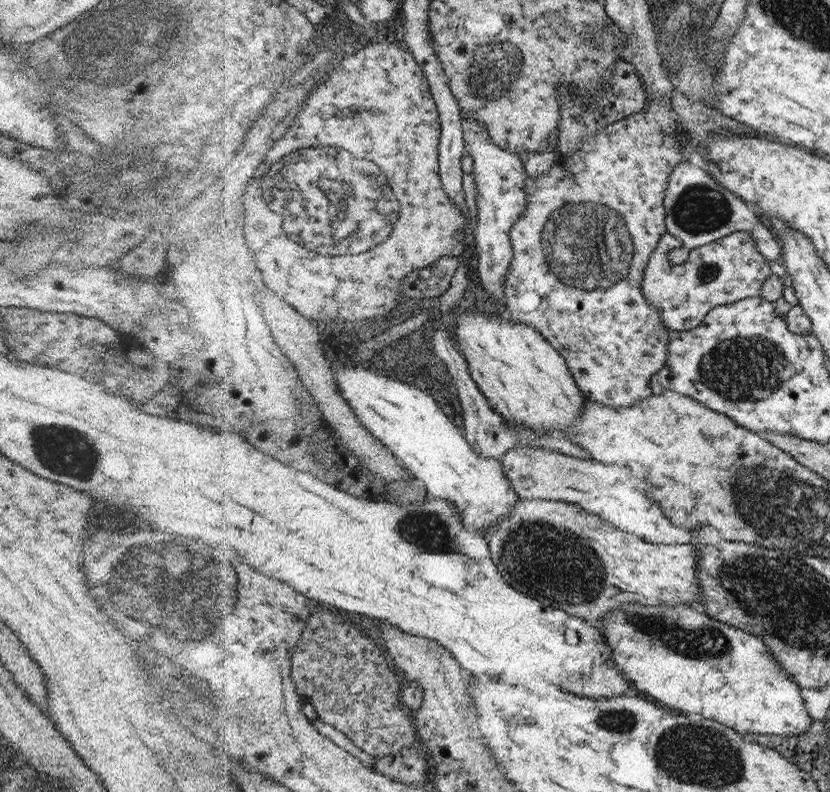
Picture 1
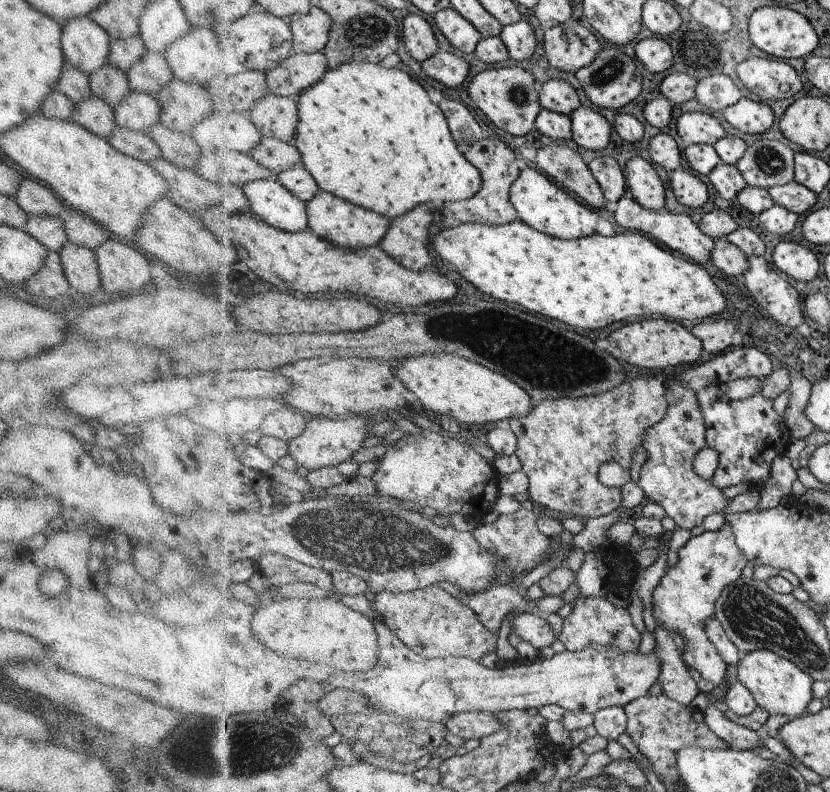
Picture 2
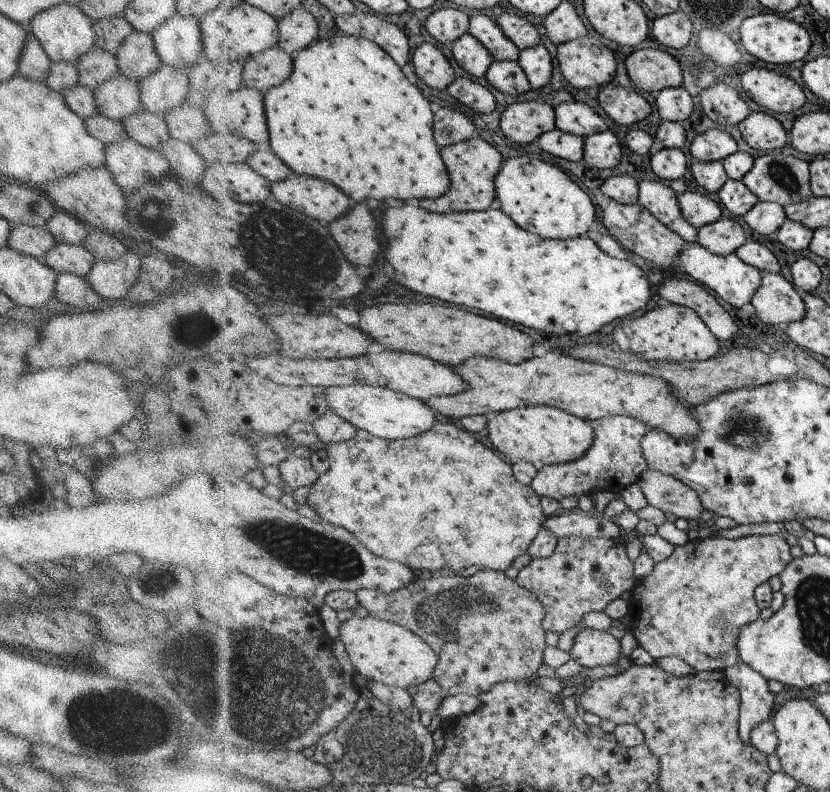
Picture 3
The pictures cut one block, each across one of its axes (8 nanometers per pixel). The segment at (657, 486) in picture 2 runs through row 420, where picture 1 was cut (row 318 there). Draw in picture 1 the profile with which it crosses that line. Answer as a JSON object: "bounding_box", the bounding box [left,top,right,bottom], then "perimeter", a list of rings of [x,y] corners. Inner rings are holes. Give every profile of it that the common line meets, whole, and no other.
{"bounding_box":[642,231,771,331],"perimeter":[[[746,231],[692,248],[685,262],[674,264],[668,259],[668,252],[681,246],[683,242],[679,238],[664,234],[651,254],[642,282],[644,298],[659,312],[663,325],[673,331],[696,328],[714,307],[760,296],[764,281],[771,276],[768,262],[756,250],[754,238]]]}

